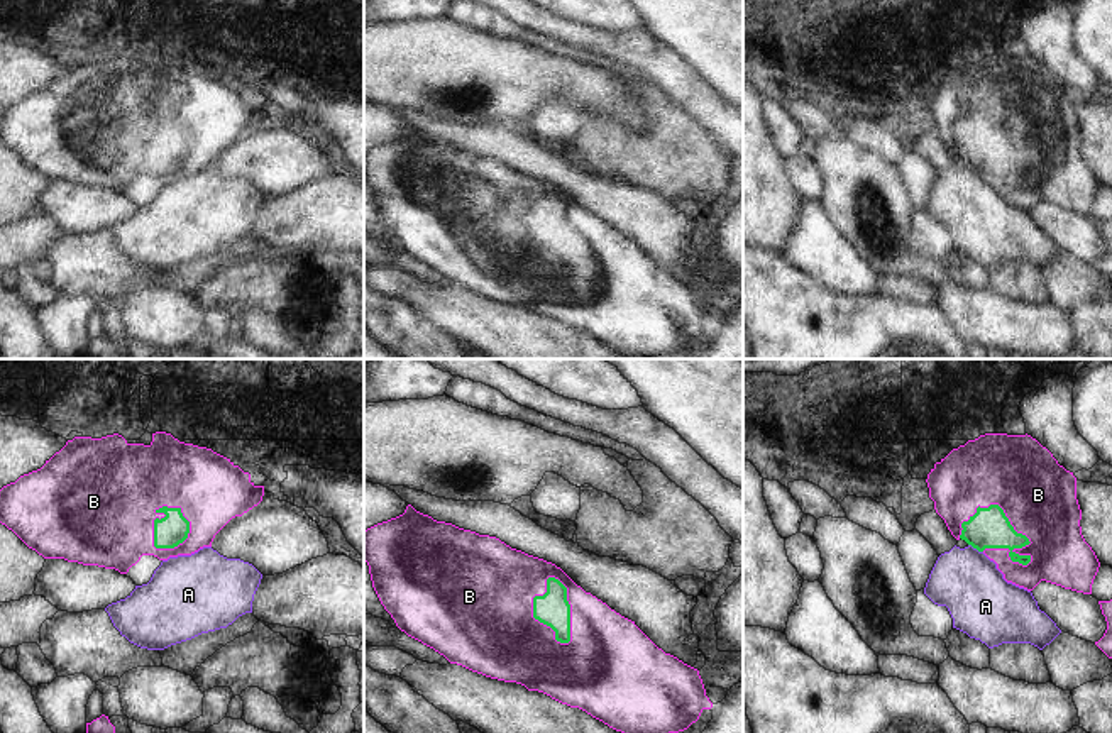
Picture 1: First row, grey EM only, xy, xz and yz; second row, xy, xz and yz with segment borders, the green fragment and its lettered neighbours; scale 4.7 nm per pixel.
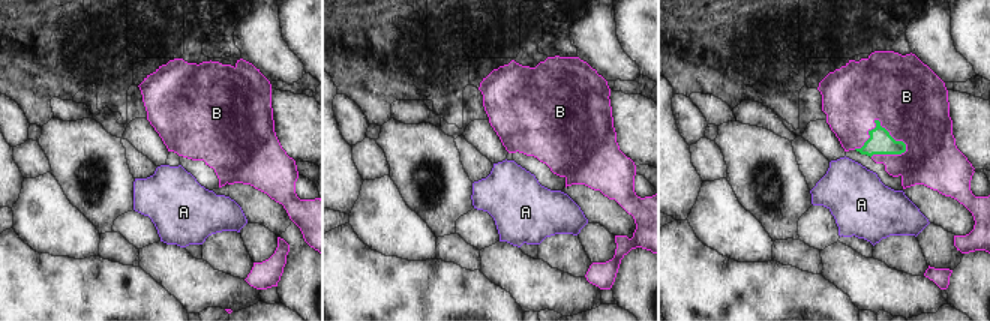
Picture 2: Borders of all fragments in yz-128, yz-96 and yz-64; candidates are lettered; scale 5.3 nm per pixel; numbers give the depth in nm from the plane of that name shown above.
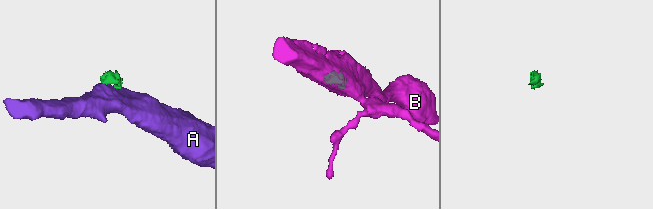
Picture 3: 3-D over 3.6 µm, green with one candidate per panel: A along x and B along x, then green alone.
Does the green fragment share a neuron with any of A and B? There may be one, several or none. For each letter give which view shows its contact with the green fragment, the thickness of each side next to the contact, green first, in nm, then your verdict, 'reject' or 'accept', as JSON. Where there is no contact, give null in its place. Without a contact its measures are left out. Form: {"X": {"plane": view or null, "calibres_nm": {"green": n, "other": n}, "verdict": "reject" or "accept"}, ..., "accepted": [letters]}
{"A": {"plane": "yz", "calibres_nm": {"green": 190, "other": 300}, "verdict": "reject"}, "B": {"plane": "yz", "calibres_nm": {"green": 190, "other": 360}, "verdict": "accept"}, "accepted": ["B"]}

